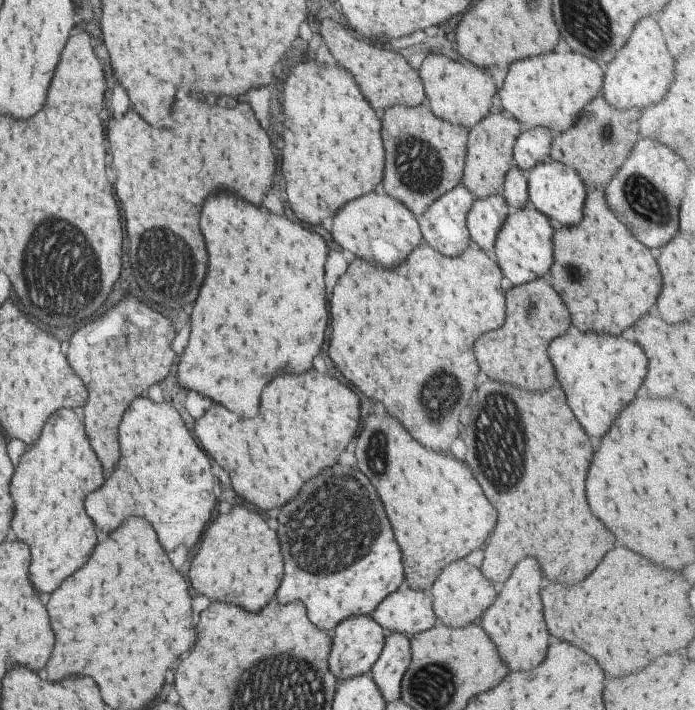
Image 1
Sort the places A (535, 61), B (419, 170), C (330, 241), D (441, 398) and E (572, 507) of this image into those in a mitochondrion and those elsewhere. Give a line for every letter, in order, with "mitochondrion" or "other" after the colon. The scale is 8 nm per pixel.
A: other
B: mitochondrion
C: other
D: mitochondrion
E: other

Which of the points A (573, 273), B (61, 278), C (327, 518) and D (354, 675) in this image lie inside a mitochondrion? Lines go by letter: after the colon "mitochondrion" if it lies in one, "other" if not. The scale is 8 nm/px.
A: mitochondrion
B: mitochondrion
C: mitochondrion
D: other

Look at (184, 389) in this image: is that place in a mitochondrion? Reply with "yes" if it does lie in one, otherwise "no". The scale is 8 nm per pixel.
no

